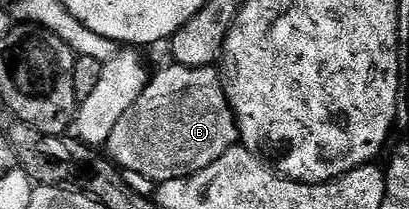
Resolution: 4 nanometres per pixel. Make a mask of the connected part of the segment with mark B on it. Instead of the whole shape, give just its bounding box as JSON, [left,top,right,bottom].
[107,64,239,184]

